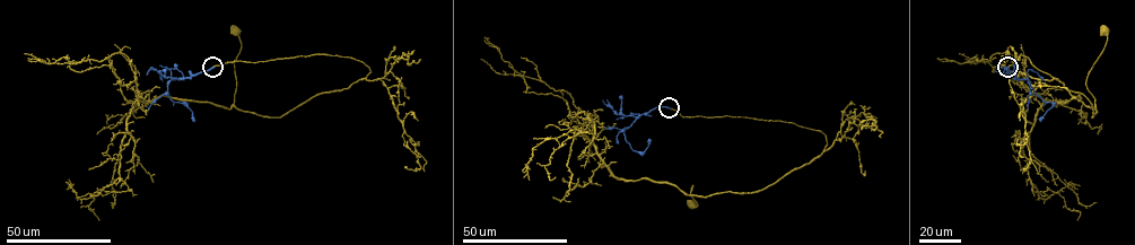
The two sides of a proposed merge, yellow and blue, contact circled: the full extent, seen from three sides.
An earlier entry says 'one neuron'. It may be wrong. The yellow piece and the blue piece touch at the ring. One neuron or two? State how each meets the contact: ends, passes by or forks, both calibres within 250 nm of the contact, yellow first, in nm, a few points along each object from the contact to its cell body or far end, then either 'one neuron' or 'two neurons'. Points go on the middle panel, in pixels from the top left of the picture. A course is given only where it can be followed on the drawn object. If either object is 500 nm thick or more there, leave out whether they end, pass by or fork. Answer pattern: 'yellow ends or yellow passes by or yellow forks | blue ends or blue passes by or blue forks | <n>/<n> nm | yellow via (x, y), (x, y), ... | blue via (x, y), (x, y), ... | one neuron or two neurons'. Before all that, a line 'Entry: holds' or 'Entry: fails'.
Entry: fails
yellow ends | blue ends | 190/480 nm | yellow via (669, 107), (793, 122), (827, 142), (758, 191), (699, 197), (692, 185), (691, 204) | blue via (669, 107), (657, 106), (642, 114), (623, 130), (634, 150), (643, 152), (651, 139) | two neurons

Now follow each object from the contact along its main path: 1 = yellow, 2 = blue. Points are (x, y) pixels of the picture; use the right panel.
1: (1007, 67), (1028, 57), (1083, 94), (1092, 117), (1085, 80), (1105, 32)
2: (1007, 67), (1010, 75), (1028, 79), (1041, 98), (1053, 104), (1039, 121)

